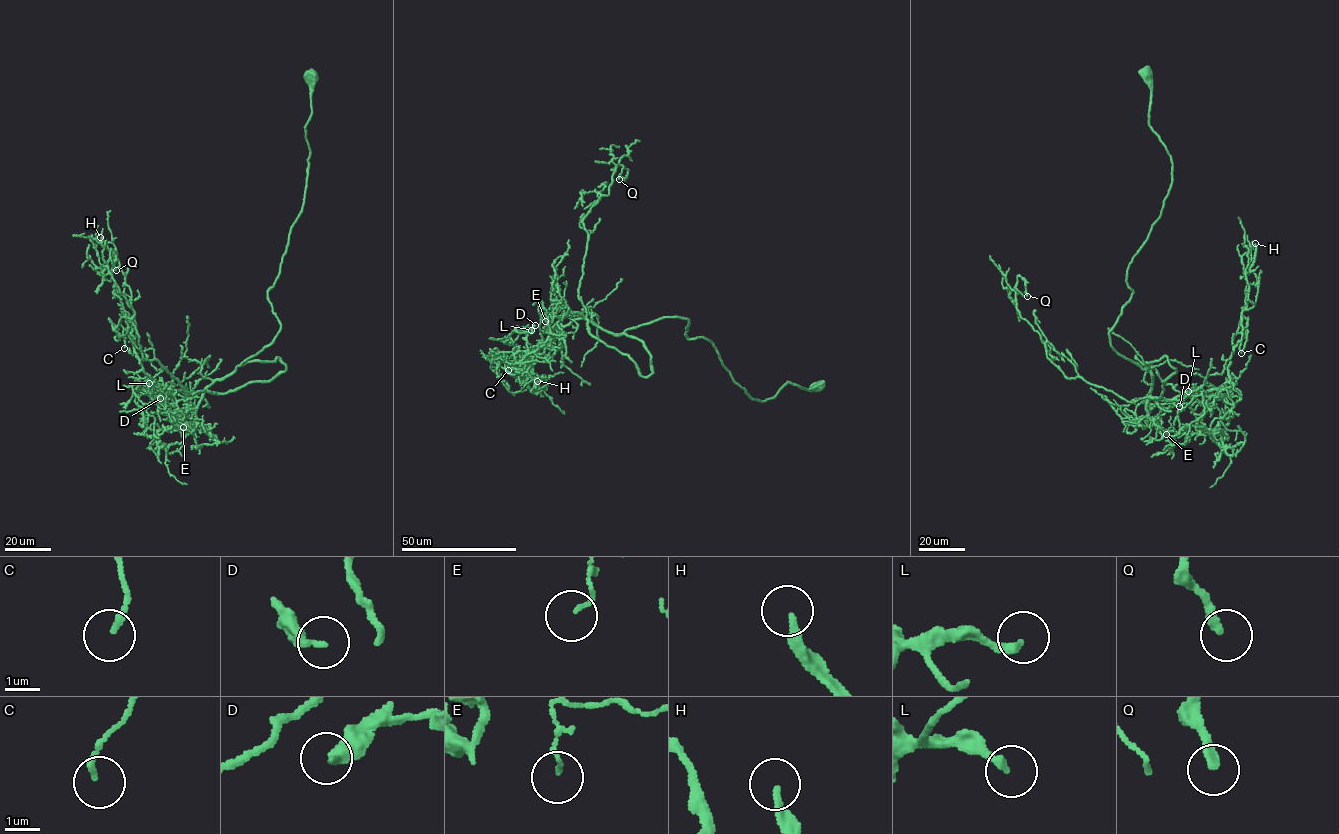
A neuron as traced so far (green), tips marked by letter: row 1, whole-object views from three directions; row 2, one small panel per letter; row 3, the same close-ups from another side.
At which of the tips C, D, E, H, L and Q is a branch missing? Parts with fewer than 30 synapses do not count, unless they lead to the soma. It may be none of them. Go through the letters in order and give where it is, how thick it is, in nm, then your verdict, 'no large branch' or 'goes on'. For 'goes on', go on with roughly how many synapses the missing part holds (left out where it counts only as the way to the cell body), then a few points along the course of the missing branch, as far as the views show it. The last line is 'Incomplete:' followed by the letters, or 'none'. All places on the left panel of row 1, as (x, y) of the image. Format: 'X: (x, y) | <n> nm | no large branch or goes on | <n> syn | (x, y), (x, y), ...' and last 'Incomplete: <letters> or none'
C: (124, 348) | 180 nm | no large branch
D: (160, 398) | 260 nm | no large branch
E: (183, 427) | 110 nm | no large branch
H: (100, 237) | 240 nm | goes on | 150 syn | (100, 237), (93, 221), (90, 197), (102, 162), (142, 121)
L: (149, 383) | 240 nm | no large branch
Q: (116, 270) | 240 nm | no large branch
Incomplete: H

